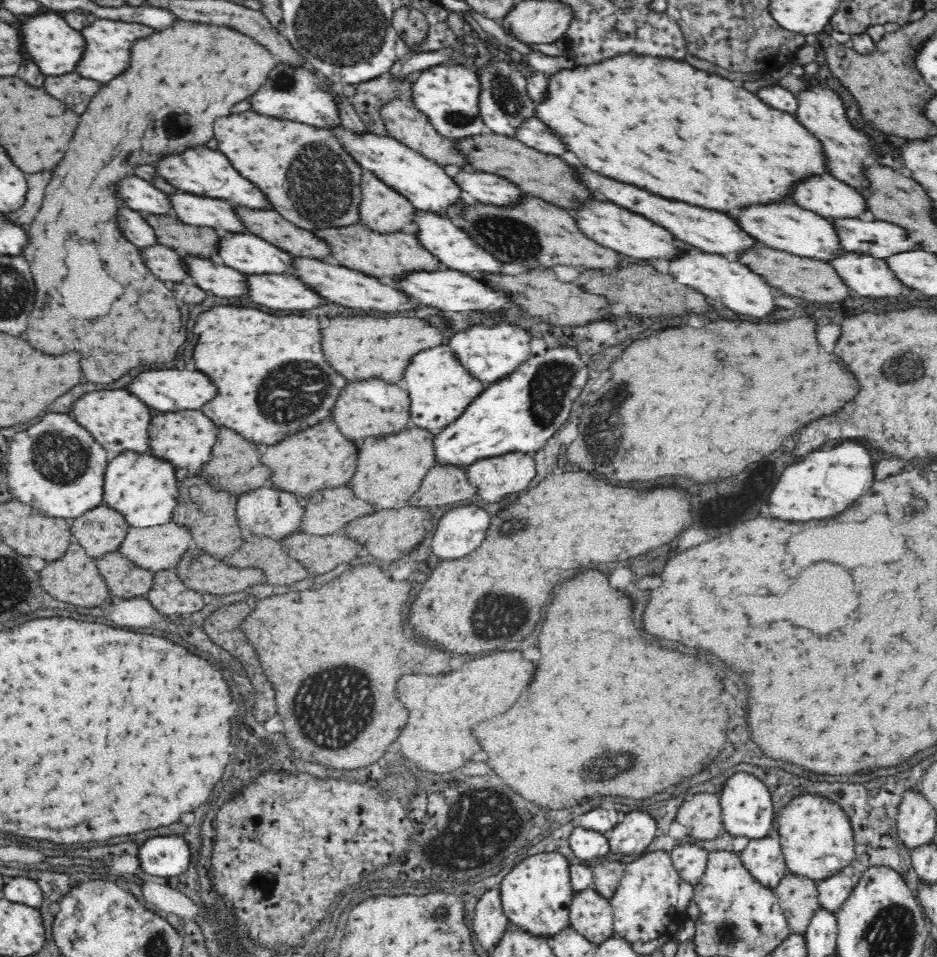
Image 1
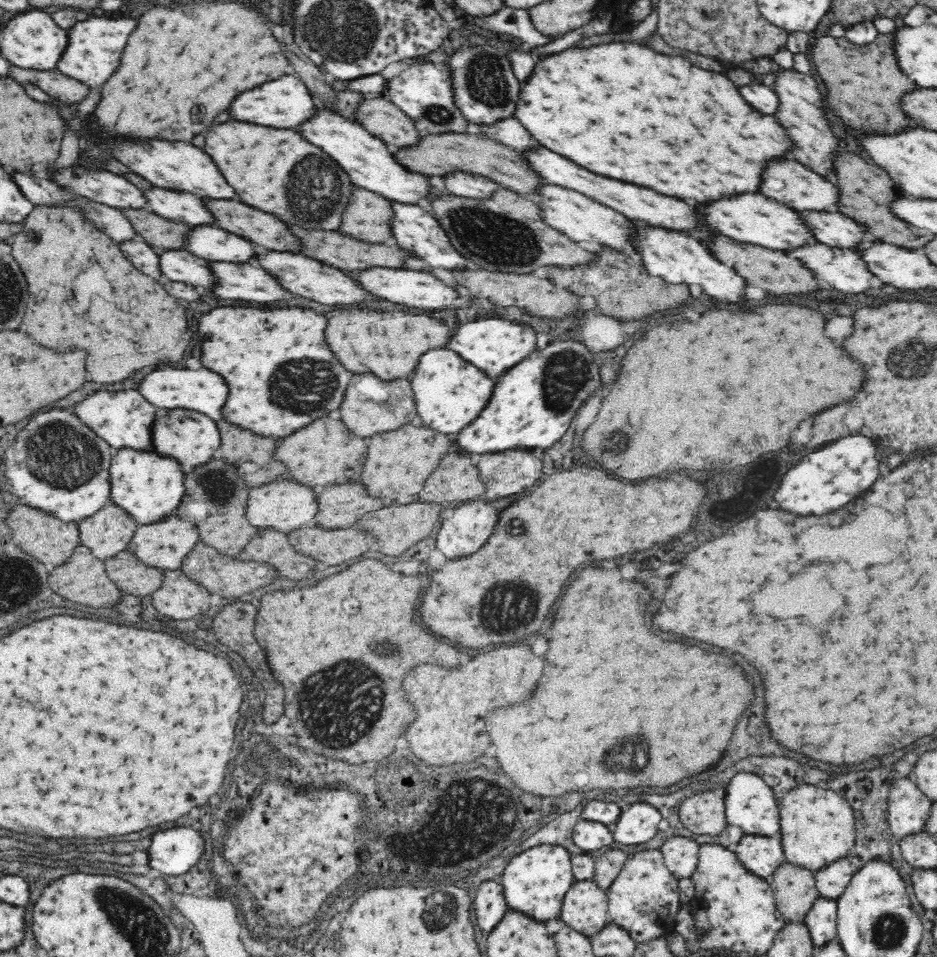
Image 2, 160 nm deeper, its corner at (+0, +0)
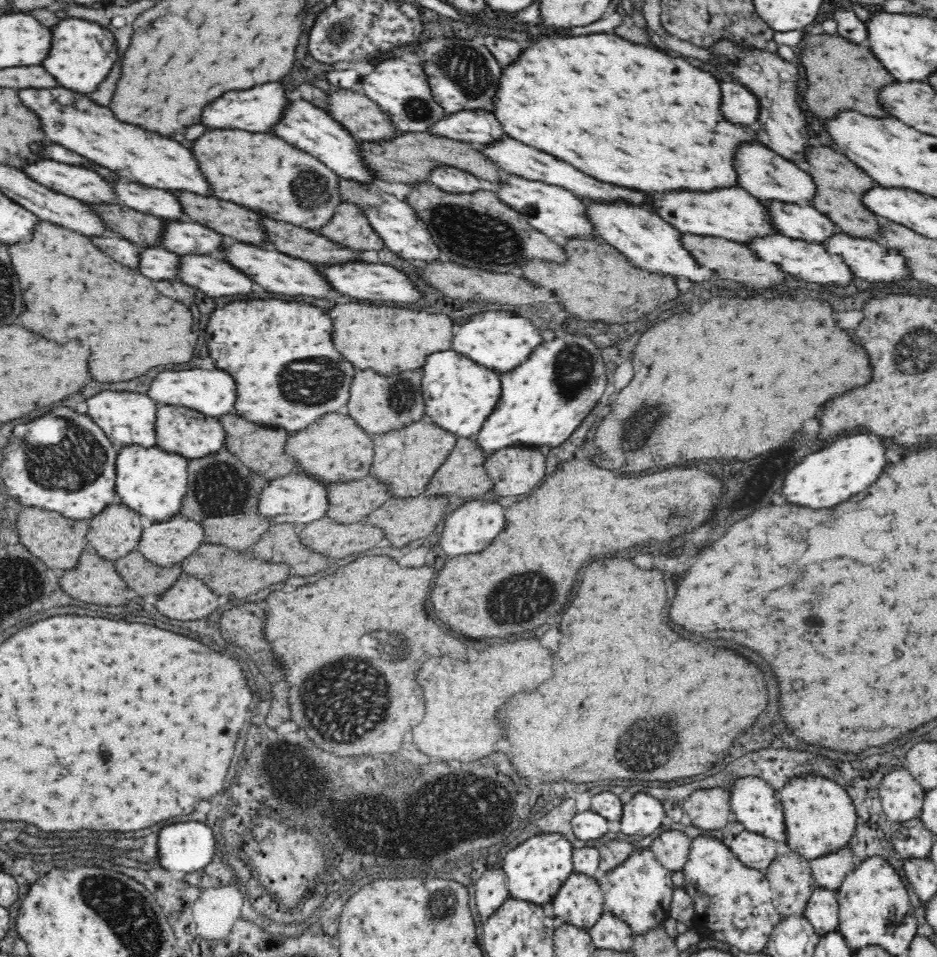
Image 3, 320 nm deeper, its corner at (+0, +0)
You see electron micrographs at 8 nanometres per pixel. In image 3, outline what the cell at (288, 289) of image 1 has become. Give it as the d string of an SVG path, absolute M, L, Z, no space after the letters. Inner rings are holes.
M182 255L182 278L186 284L200 288L210 298L220 296L248 296L254 292L256 282L234 268L226 260L216 260L210 256Z

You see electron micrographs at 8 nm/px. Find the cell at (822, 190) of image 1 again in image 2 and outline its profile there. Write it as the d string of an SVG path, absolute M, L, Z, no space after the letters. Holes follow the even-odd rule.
M786 160L786 162L776 162L774 166L768 168L766 172L766 184L762 186L762 194L782 200L782 204L796 208L800 212L833 212L836 211L841 204L841 188L837 184L828 182L825 176L816 174L814 170L810 170L804 164Z

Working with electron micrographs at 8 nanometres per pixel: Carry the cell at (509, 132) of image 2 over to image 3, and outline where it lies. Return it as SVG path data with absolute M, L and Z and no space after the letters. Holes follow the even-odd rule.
M482 111L449 114L444 120L438 120L429 132L476 146L492 144L506 136L502 122L494 114Z

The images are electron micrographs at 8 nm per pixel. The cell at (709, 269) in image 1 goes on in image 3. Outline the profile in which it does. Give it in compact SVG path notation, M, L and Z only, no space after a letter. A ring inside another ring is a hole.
M590 204L590 218L598 226L601 242L608 242L620 252L624 252L640 270L650 274L662 274L672 278L686 278L692 282L710 282L716 278L714 270L702 268L690 250L682 244L682 232L662 220L658 214L650 214L646 208L634 208L628 204L606 206L606 204Z

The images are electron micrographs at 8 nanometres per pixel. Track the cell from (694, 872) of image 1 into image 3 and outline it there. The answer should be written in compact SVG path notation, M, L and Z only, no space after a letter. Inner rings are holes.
M667 830L658 835L649 845L649 848L654 851L664 868L672 872L678 872L688 862L692 839L682 831Z

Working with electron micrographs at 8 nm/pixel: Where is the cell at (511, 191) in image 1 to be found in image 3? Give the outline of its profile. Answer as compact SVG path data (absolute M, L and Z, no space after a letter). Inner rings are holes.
M438 167L429 176L434 186L446 193L472 194L482 188L482 182L477 176L454 167Z

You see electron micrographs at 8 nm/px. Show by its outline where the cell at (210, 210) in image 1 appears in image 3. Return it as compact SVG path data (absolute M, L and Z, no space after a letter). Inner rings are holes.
M116 184L116 188L118 188L118 194L120 194L122 202L134 210L162 217L169 221L194 222L186 214L180 198L176 194L172 194L172 192L166 192L166 190L160 190L159 188L148 188L148 186L142 186L142 184Z

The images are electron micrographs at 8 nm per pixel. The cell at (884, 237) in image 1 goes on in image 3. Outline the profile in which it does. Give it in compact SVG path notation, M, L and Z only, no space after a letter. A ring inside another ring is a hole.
M769 201L774 222L782 232L790 238L810 240L810 242L826 242L834 234L841 232L834 220L813 204L780 204Z

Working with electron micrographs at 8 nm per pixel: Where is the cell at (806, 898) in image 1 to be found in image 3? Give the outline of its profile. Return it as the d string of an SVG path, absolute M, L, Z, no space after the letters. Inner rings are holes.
M794 854L776 856L764 872L774 892L777 911L784 917L801 916L817 887L809 861Z

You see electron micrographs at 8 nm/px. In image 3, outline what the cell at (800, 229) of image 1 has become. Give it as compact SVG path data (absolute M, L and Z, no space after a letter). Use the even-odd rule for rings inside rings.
M724 188L718 192L670 192L660 200L654 200L658 212L666 222L674 224L680 232L700 236L722 236L734 242L752 242L756 238L782 234L774 222L768 206L744 188Z

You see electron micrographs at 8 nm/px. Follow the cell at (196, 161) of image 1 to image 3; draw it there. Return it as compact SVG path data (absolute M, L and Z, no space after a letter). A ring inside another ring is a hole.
M24 88L20 90L20 96L26 106L34 108L42 116L46 124L46 134L52 140L58 140L58 144L66 146L68 150L74 150L90 160L96 160L100 166L112 168L120 176L126 176L134 182L140 182L152 188L188 190L202 196L214 196L214 190L210 182L204 178L192 150L182 146L180 142L162 138L142 128L122 124L112 116L108 108L96 106L94 102L88 100L86 94L82 96L80 92L72 92L66 88L64 92L60 88L54 88L54 90Z

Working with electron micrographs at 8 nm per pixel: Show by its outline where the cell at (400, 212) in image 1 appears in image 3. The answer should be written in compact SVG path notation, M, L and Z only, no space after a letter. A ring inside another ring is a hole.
M342 201L332 220L324 228L320 228L319 232L334 242L359 251L378 251L385 245L384 239L370 223L365 209L350 201Z

